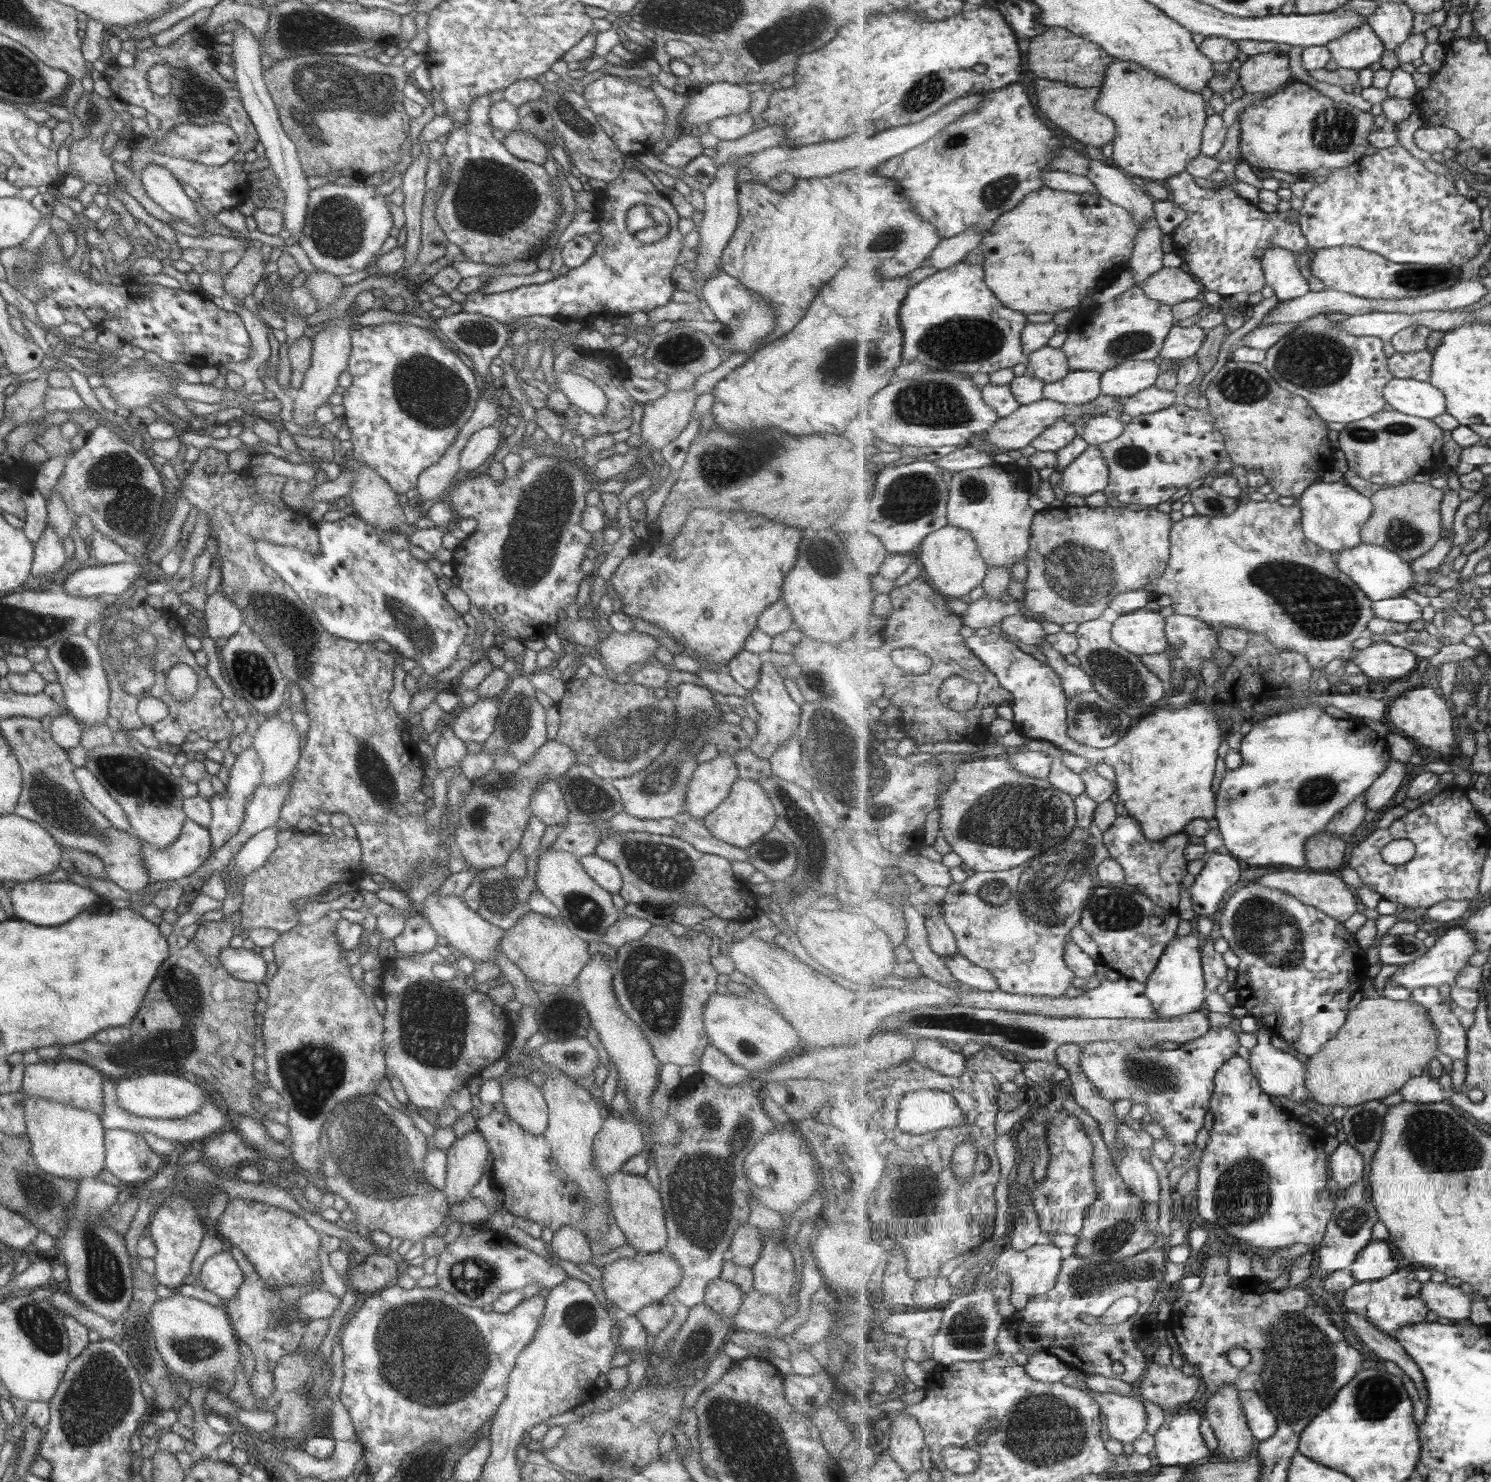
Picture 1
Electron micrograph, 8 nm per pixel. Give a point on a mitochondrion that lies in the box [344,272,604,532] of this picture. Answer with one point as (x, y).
(435, 397)

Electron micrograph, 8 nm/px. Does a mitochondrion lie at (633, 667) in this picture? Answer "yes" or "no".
no

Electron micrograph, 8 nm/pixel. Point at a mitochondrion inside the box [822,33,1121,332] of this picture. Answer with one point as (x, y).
(923, 92)

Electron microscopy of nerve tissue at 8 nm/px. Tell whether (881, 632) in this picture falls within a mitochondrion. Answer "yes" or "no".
no

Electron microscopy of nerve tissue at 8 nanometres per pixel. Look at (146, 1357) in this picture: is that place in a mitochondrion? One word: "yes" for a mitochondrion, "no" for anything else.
yes

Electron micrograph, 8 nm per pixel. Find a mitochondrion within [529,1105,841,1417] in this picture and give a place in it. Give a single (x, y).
(578, 1318)

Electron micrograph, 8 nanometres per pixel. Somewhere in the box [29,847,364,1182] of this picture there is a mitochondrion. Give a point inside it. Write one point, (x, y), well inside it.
(181, 989)

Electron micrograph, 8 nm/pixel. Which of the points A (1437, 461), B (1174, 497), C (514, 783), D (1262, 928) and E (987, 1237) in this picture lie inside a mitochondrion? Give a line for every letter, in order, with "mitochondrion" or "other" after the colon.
A: other
B: other
C: mitochondrion
D: mitochondrion
E: other

